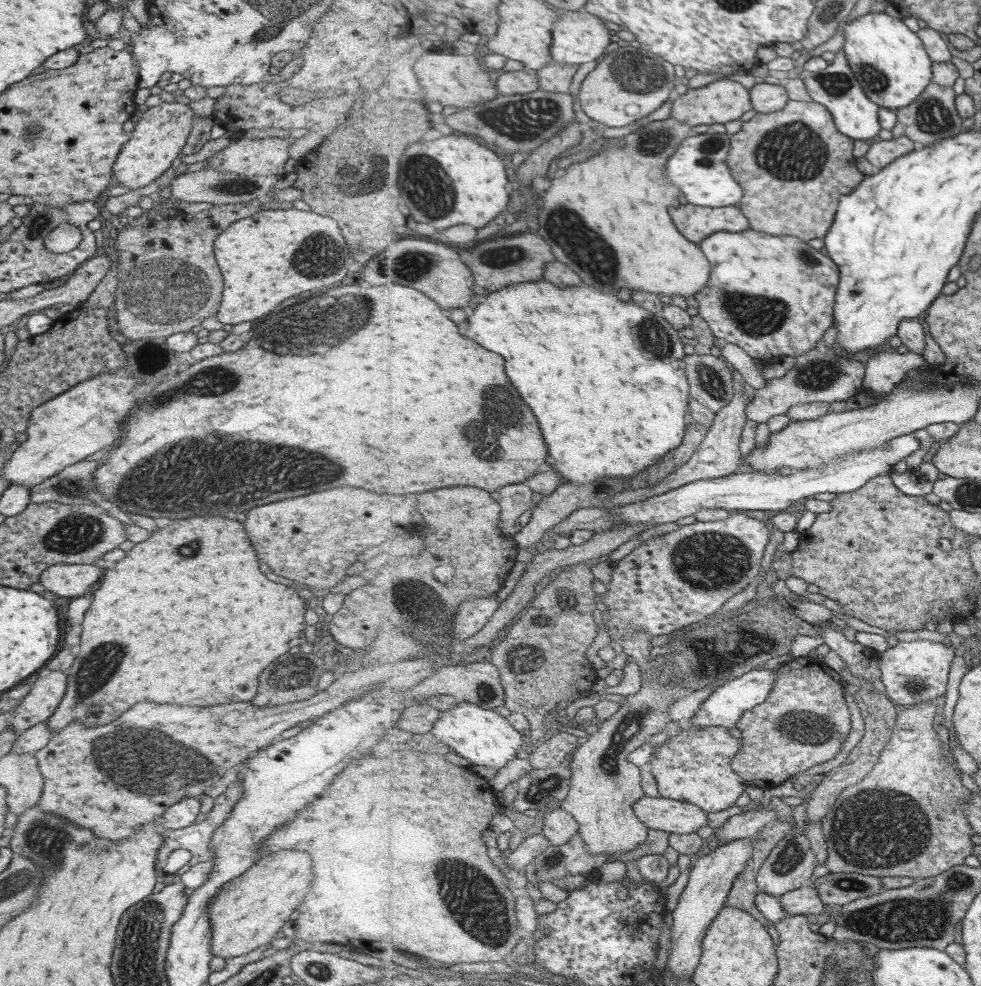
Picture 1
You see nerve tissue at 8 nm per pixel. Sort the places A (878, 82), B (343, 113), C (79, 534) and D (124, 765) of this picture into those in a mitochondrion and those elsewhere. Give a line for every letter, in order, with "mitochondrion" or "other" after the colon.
A: mitochondrion
B: other
C: mitochondrion
D: mitochondrion

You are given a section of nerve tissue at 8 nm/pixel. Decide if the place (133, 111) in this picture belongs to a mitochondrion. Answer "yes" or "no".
no

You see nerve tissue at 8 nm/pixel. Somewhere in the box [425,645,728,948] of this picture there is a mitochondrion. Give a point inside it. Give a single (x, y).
(471, 897)

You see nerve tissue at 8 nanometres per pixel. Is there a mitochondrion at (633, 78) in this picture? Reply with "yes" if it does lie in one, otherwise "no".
yes

